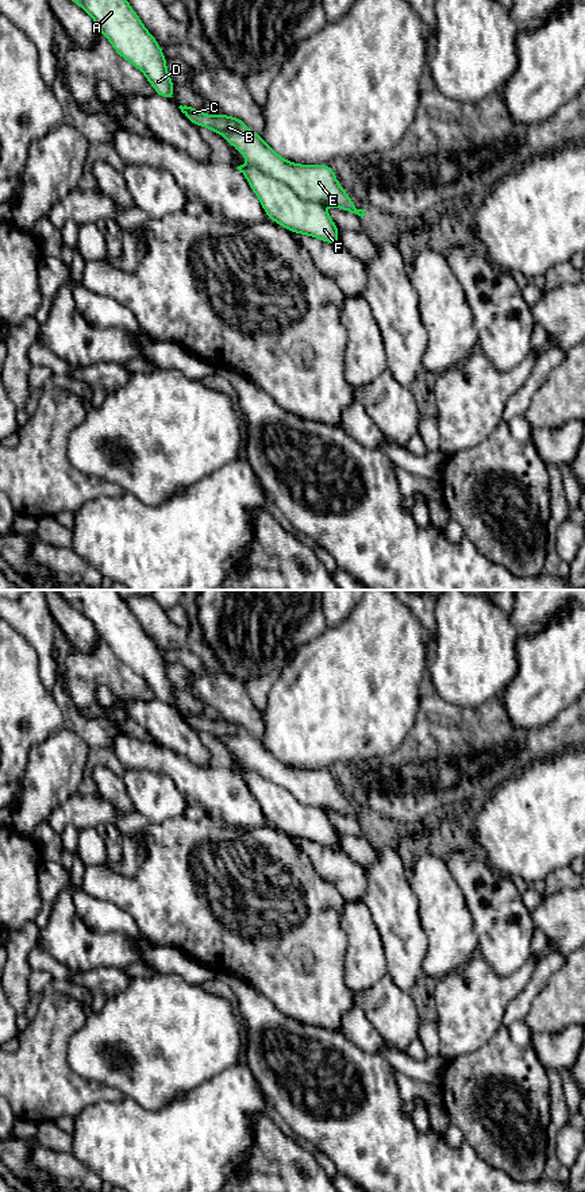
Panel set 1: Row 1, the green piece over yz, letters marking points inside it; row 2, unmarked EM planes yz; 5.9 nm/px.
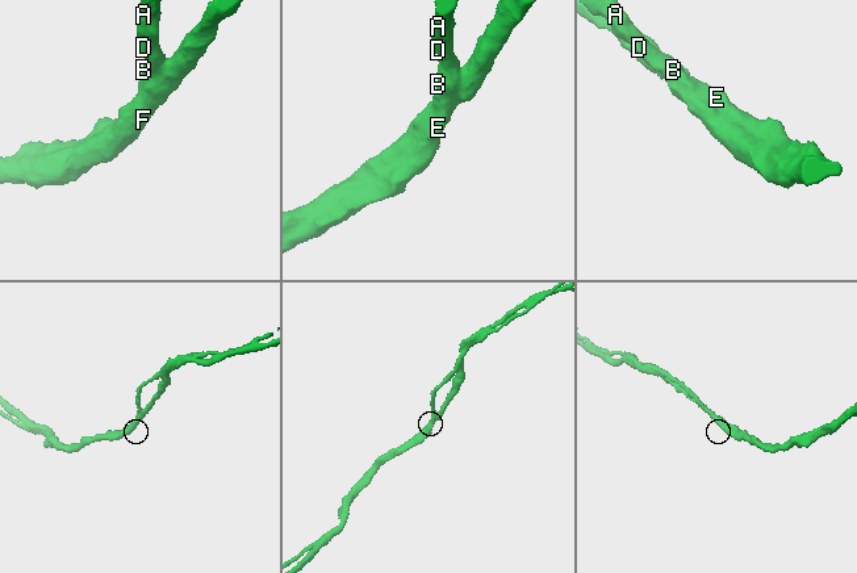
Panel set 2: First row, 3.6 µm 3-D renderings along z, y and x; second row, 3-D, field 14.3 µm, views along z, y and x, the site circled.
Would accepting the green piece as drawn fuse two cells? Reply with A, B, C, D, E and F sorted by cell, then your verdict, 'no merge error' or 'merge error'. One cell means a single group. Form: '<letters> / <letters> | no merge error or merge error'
A B C D E F | no merge error

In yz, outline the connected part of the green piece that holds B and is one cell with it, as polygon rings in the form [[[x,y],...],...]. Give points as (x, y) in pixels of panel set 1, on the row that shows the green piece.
[[[186,105],[178,108],[195,126],[223,135],[250,162],[236,169],[246,177],[269,219],[284,228],[340,244],[338,225],[324,205],[363,219],[365,209],[355,208],[330,165],[301,165],[284,159],[240,119],[226,113],[205,115]]]

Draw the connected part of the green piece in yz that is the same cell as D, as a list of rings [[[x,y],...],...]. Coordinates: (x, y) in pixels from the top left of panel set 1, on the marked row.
[[[72,0],[95,20],[115,51],[139,69],[155,93],[174,99],[172,76],[157,39],[143,26],[127,0]]]

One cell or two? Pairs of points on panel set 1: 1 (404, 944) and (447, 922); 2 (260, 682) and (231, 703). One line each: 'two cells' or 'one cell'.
1: two cells
2: two cells

